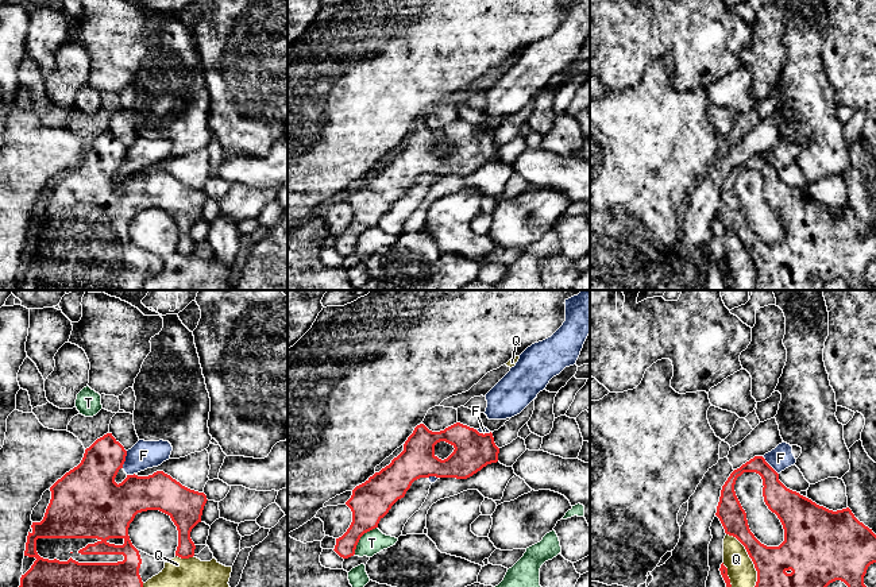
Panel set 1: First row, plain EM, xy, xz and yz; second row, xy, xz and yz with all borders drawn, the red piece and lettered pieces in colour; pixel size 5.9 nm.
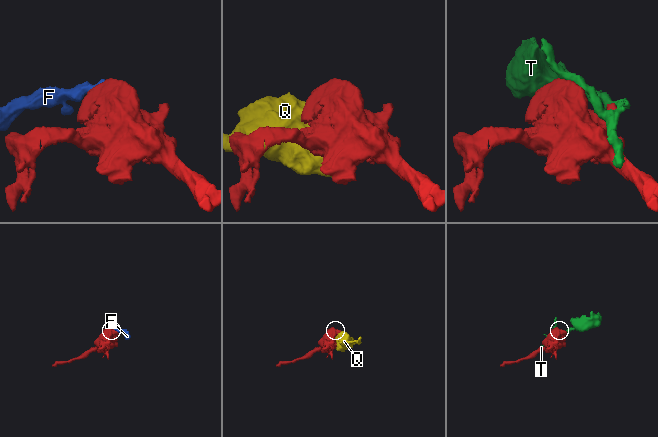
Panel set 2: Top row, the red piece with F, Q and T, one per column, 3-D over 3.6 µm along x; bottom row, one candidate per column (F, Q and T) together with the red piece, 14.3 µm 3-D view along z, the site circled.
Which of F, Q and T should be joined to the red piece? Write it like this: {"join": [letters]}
{"join": []}

